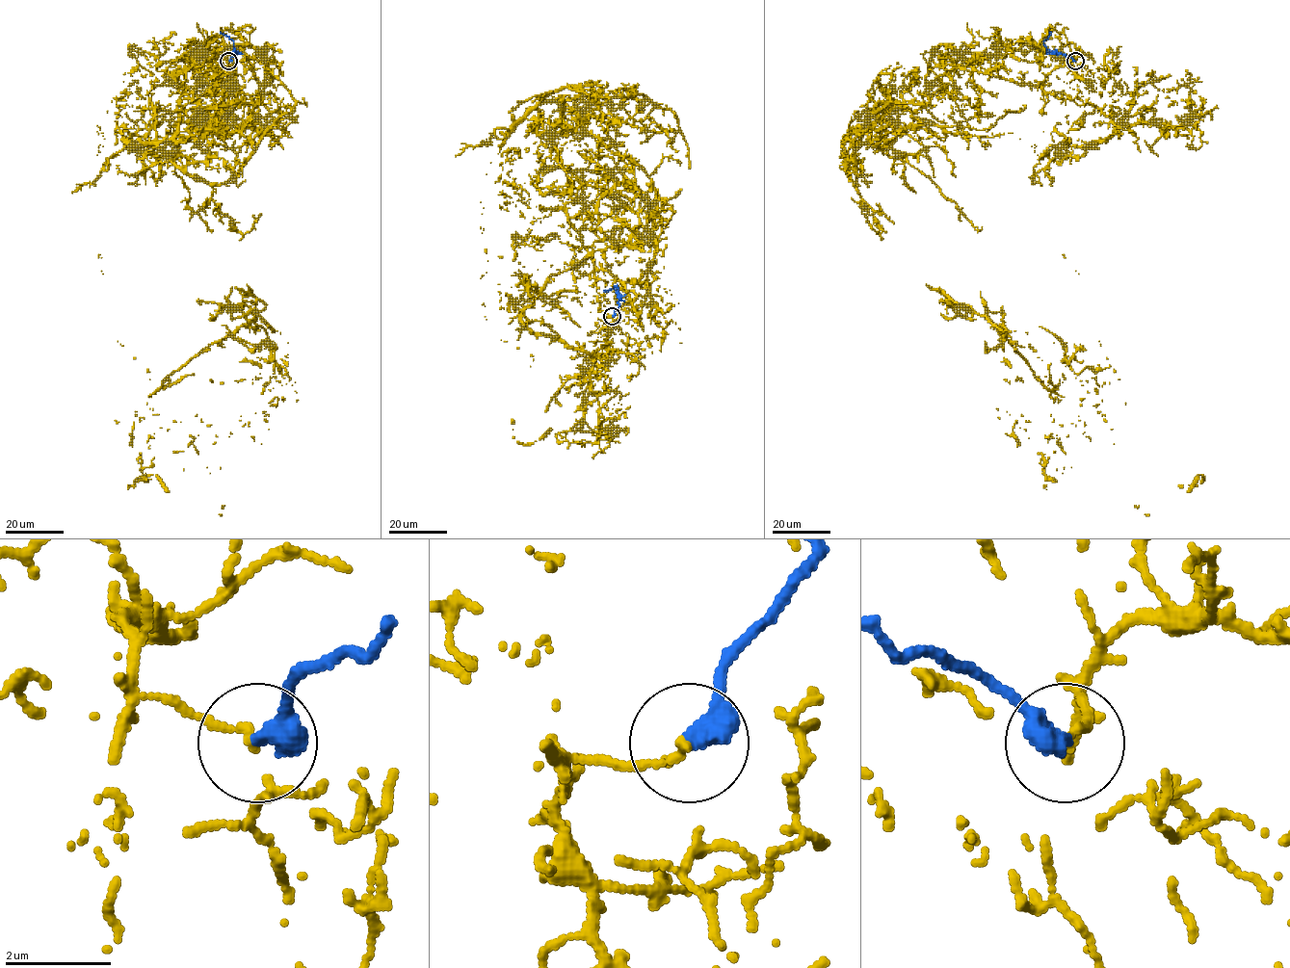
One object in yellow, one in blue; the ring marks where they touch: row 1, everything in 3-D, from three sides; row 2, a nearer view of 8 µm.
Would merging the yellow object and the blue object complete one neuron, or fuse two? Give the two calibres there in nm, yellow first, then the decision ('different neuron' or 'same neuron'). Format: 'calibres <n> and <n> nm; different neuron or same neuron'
calibres 140 and 440 nm; different neuron

